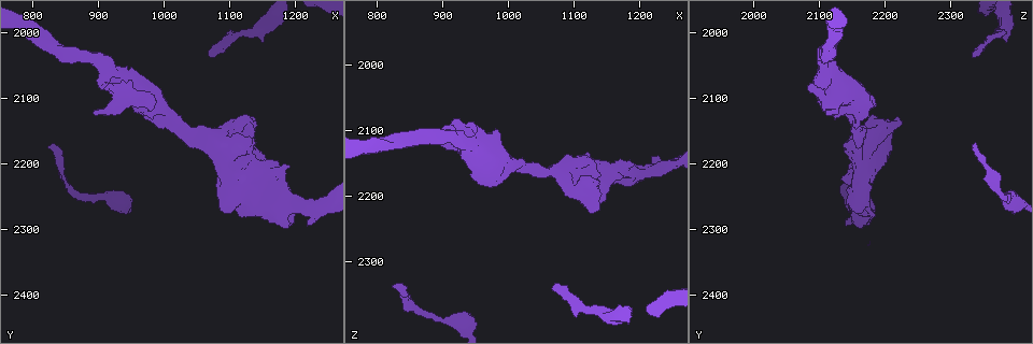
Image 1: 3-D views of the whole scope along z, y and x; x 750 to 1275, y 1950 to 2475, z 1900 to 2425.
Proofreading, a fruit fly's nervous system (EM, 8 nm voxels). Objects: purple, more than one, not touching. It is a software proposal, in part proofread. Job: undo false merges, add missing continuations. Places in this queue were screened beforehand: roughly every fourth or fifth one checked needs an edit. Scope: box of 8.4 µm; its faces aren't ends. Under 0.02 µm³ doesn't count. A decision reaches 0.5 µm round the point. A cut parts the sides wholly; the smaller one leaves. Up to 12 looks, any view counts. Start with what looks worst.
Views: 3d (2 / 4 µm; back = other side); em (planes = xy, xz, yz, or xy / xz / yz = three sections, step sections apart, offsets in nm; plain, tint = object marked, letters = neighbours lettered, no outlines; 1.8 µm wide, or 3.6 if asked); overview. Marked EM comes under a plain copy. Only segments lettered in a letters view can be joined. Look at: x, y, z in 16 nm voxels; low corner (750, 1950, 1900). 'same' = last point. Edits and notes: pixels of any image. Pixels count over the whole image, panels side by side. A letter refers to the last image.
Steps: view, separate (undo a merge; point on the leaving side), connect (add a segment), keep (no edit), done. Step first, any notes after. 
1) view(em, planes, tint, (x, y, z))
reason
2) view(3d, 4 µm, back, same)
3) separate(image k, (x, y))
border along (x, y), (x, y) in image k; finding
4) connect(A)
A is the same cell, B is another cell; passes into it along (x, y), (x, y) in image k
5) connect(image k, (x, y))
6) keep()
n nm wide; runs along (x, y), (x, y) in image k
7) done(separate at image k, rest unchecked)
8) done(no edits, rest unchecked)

view(3d, 4 µm, (1150, 2230, 2165))

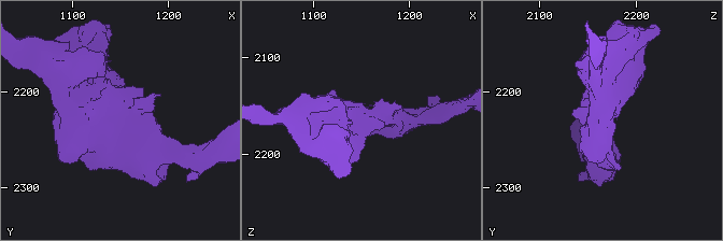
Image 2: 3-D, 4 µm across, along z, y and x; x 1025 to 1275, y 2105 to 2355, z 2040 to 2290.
view(em, 3.6 µm, yz, step 8, tint, (1156, 2226, 2164))
need the tissue

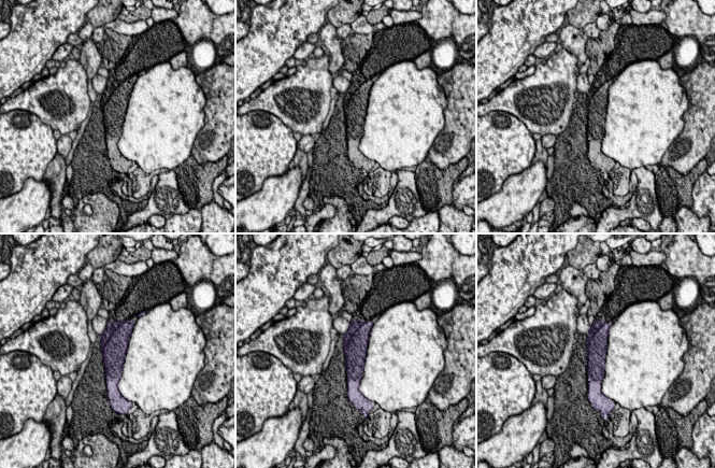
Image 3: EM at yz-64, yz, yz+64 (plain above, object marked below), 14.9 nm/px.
view(em, 3.6 µm, planes, letters, same)
cut it another way

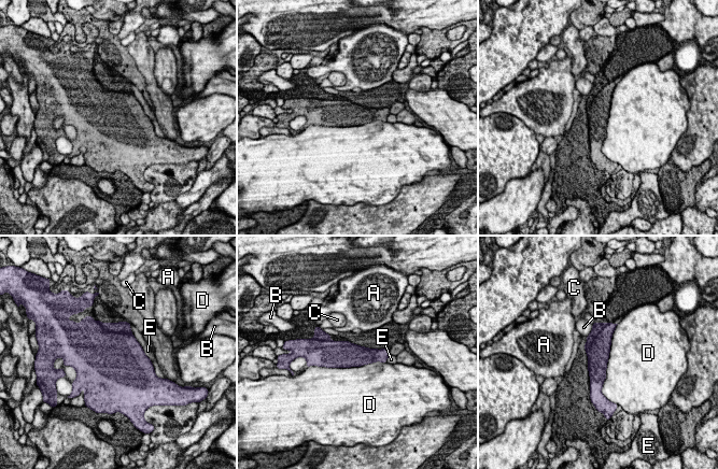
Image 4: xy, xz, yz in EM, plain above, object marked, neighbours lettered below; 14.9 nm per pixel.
keep()
A, B, C, D and E are other cells; border along (618, 324), (601, 393) in image 4; continuous, no second cell

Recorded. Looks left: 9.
view(3d, 2 µm, (1075, 2035, 2335))
branch stops here

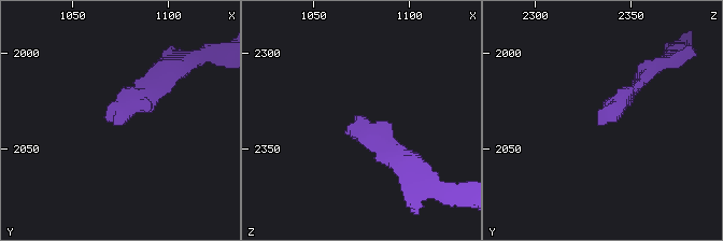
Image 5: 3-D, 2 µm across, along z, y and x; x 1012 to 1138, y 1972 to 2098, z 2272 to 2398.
view(em, xy, step 4, tint, (1072, 2035, 2333))

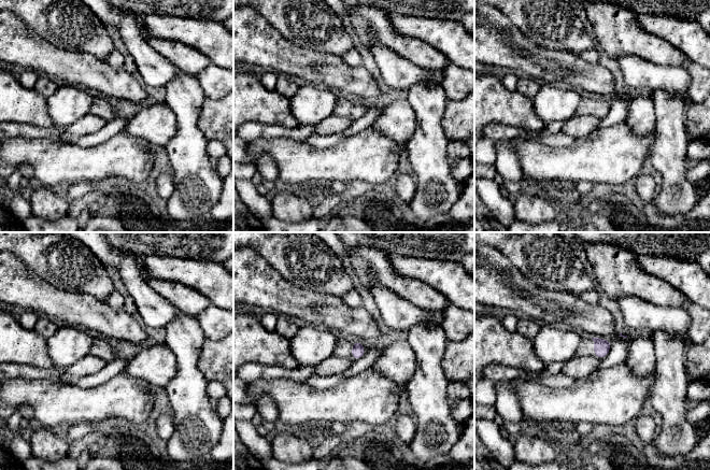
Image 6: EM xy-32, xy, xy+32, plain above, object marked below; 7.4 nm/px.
view(em, planes, letters, same)

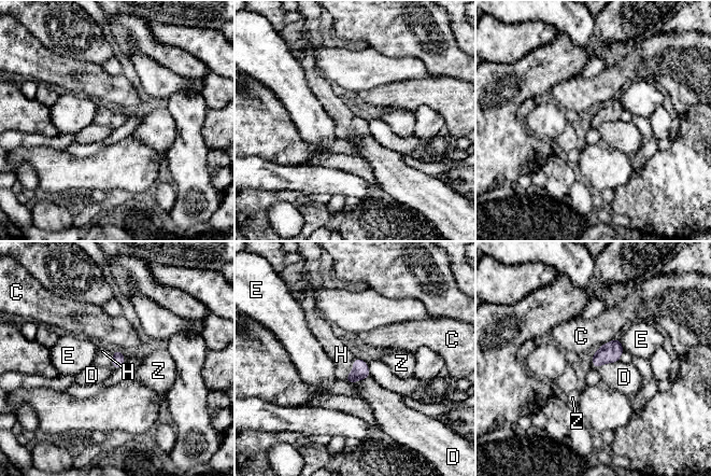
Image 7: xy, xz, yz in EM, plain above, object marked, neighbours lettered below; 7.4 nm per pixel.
connect(H)
H is the same cell, C, D, E and Z are other cells; the cell continues

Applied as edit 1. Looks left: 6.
view(em, planes, tint, (1010, 2125, 2150))
calibre changes

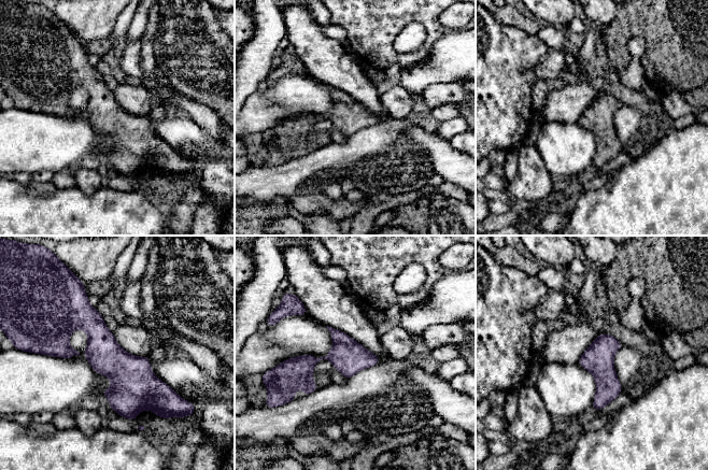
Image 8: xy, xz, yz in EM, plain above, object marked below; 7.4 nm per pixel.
view(em, planes, letters, same)

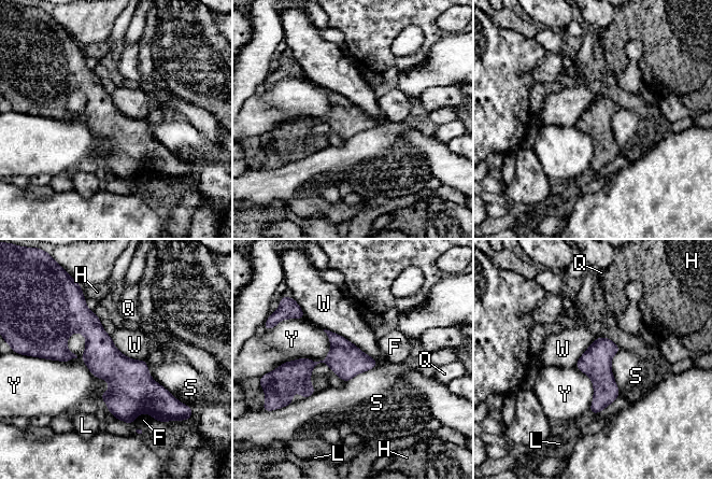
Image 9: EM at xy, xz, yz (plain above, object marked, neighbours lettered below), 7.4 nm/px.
keep()
220 nm wide; W touches over 500 nm; F, H, L, Q, S, W and Y are other cells; all the same cell

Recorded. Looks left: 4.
view(em, xy, step 4, tint, (825, 2175, 2335))
branch stops here

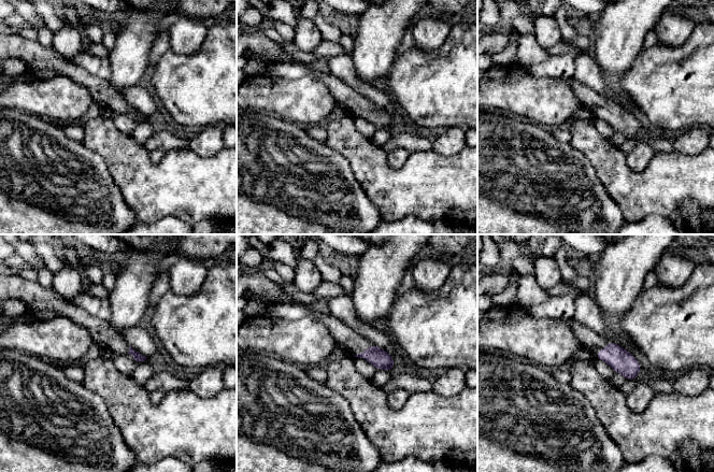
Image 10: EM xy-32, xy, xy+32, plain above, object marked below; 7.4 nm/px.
view(em, planes, letters, same)
another direction

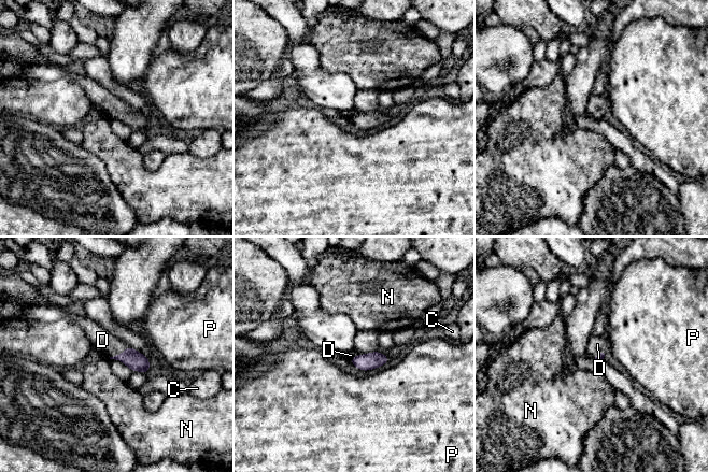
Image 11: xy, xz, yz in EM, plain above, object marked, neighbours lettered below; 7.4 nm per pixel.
connect(D)
D is the same cell, C, N and P are other cells; passes into it along (136, 361), (119, 354), (102, 340) in image 11; the cell continues

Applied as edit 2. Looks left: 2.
done(connect at image 7, connect at image 11, rest unchecked)

